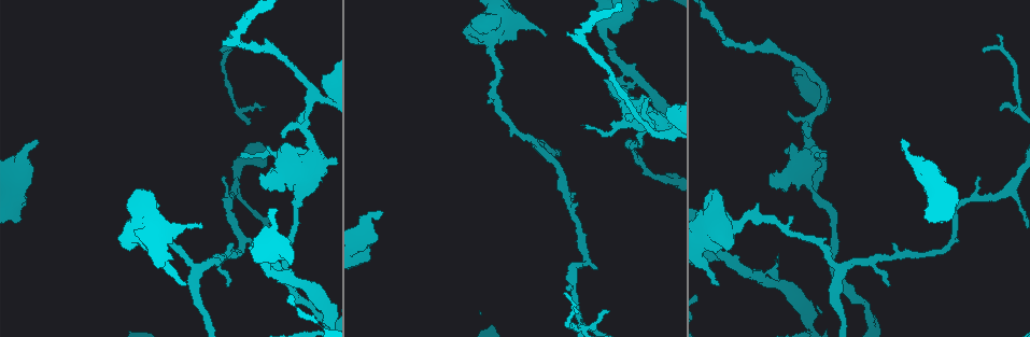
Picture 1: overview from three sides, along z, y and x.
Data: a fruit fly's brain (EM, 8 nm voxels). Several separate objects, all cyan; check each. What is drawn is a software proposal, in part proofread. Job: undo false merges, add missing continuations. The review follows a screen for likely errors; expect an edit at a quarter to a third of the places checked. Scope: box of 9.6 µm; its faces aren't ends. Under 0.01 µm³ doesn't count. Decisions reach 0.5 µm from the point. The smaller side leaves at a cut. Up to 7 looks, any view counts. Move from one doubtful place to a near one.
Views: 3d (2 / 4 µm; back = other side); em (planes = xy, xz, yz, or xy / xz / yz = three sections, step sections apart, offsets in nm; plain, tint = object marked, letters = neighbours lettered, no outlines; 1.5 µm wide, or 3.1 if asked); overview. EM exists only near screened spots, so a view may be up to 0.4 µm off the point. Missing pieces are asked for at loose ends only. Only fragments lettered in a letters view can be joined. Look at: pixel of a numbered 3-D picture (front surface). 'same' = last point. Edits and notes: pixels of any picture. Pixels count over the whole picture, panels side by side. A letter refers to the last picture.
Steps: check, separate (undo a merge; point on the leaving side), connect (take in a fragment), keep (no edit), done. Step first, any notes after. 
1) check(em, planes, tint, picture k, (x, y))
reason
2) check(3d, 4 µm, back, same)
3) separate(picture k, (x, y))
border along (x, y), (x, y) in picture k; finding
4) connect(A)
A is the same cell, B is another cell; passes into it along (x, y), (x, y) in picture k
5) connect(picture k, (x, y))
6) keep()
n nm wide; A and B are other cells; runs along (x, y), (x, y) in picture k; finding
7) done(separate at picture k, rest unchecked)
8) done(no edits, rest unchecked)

check(3d, 2 µm, picture 1, (38, 141))

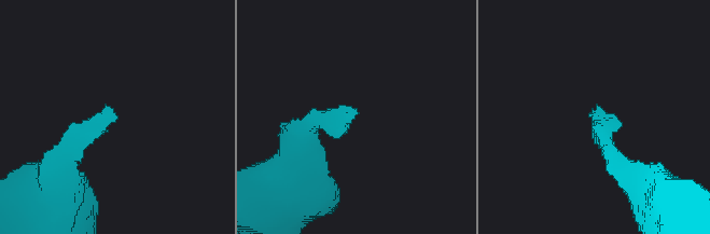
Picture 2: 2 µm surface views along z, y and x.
check(em, planes, letters, picture 2, (353, 110))
now the EM

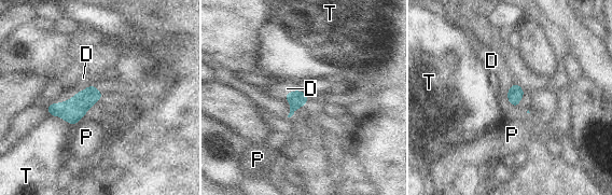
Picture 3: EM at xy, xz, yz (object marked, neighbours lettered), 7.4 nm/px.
connect(picture 3, (83, 78))
T touches over 220 nm; D is the same cell, P and T are other cells; passes into it along (81, 102), (84, 89), (83, 78) in picture 3; it goes on there

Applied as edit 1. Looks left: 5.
check(em, yz, step 4, letters, picture 1, (573, 199))
an open end

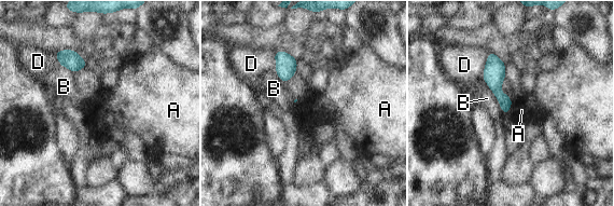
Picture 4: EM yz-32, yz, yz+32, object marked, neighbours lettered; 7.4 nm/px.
check(em, planes, letters, same)
cut it another way

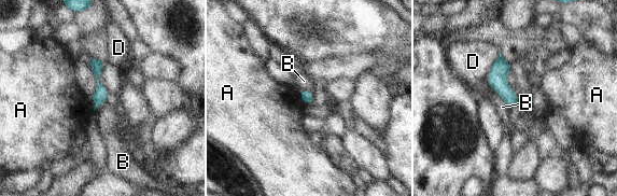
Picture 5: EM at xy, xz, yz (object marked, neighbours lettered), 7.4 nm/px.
keep()
A, B and D are other cells; runs along (501, 59), (501, 86), (512, 106) in picture 5; none of them fits

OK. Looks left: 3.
check(em, planes, tint, picture 1, (757, 205))
branch stops here

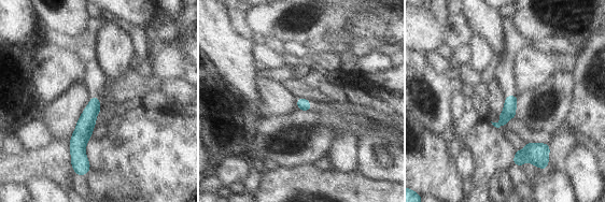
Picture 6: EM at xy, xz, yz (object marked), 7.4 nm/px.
check(em, planes, letters, same)
what lies round it

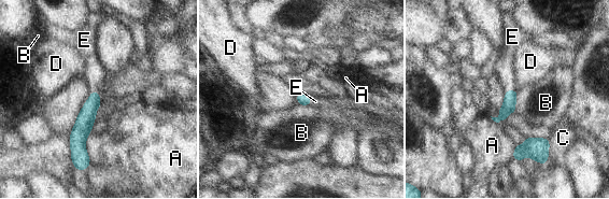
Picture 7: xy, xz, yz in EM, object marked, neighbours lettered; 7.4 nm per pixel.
connect(picture 7, (504, 61))
E is the same cell, A, B, C and D are other cells; passes into it along (510, 96), (511, 90), (504, 61) in picture 7; the neuron continues

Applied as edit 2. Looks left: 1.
done(connect at picture 3, connect at picture 7, rest unchecked)

